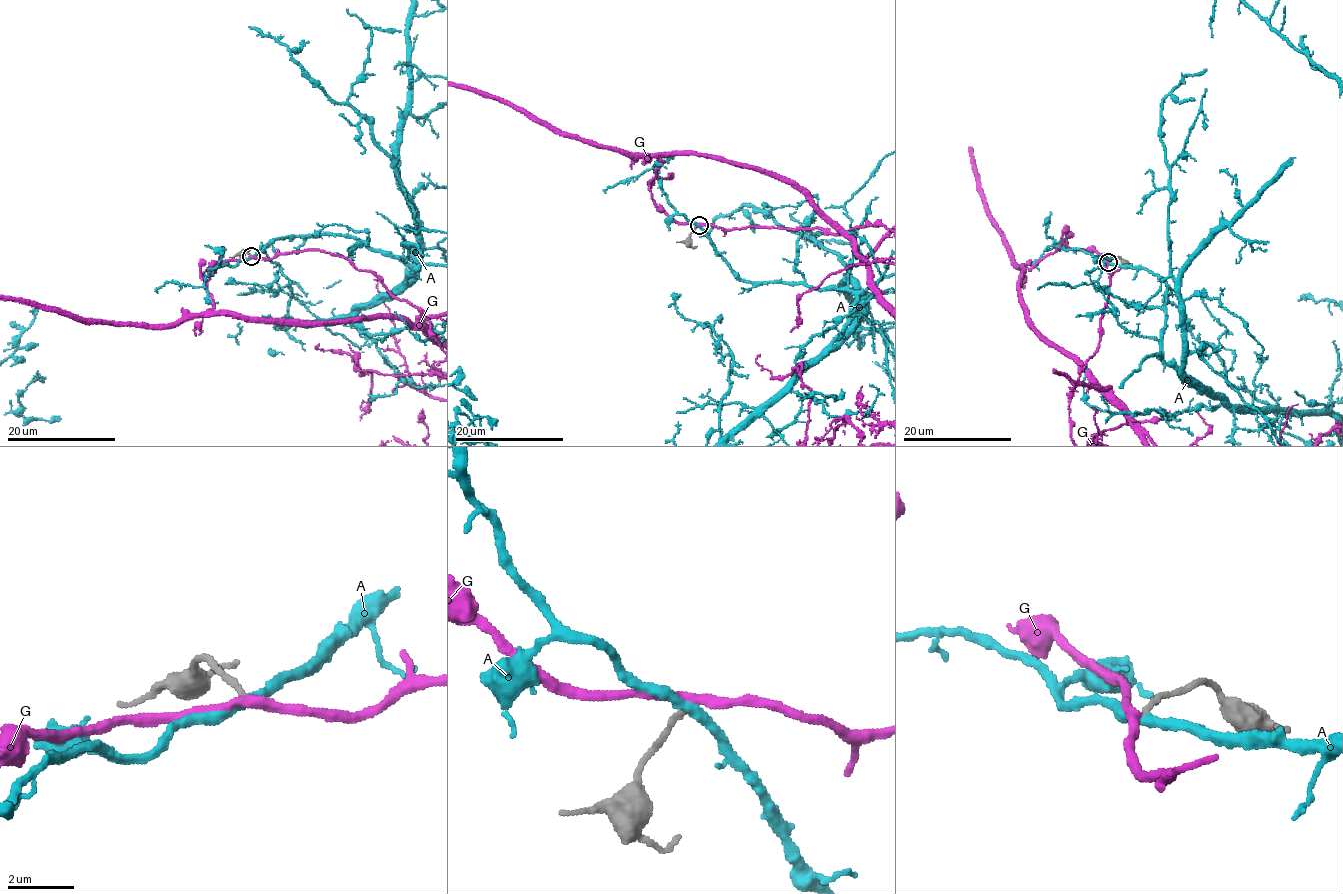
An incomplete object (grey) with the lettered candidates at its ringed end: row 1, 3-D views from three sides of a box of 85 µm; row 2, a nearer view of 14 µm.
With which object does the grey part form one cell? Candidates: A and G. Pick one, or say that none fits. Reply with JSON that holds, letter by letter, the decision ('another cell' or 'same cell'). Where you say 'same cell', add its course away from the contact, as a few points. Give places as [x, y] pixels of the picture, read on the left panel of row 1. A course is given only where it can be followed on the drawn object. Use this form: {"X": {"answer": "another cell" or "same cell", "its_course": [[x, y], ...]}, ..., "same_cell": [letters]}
{"A": {"answer": "another cell"}, "G": {"answer": "same cell"}, "same_cell": ["G"]}

